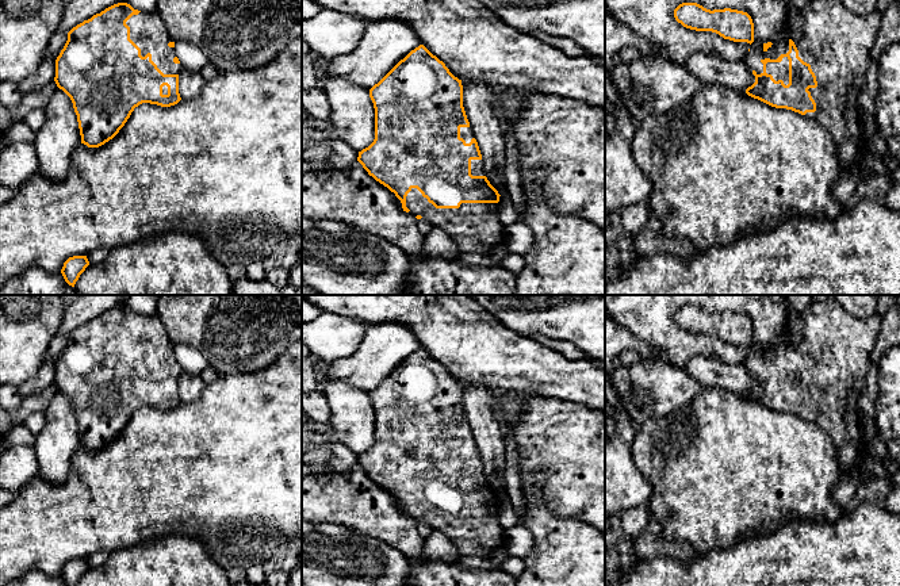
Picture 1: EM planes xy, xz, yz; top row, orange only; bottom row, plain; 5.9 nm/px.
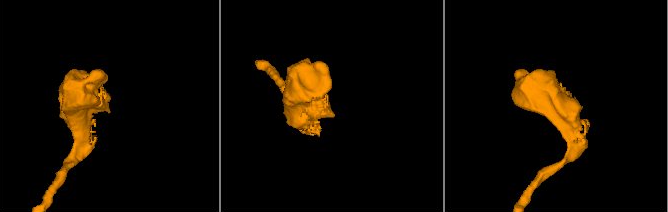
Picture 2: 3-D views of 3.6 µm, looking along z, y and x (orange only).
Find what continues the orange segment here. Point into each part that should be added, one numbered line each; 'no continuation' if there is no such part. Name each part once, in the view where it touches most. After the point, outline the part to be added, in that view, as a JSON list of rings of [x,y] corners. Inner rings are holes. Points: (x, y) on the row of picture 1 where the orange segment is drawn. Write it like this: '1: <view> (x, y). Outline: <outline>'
1: yz (780, 71). Outline: [[[784,57],[781,62],[767,62],[766,73],[771,74],[775,81],[782,80],[785,85],[789,84],[789,60]]]

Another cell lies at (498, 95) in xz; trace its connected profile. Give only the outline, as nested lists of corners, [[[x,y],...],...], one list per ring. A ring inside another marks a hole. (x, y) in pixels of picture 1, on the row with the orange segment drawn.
[[[495,87],[493,95],[493,110],[494,115],[501,120],[506,137],[512,137],[517,142],[518,168],[521,177],[537,179],[541,183],[547,200],[552,206],[552,210],[555,212],[581,215],[582,218],[587,219],[589,222],[605,231],[605,107],[590,106],[582,100],[574,100],[571,97],[560,97],[558,95],[537,92],[526,100],[524,108],[518,112],[517,118],[513,122],[509,122],[502,115],[502,102],[505,93],[506,88]]]

